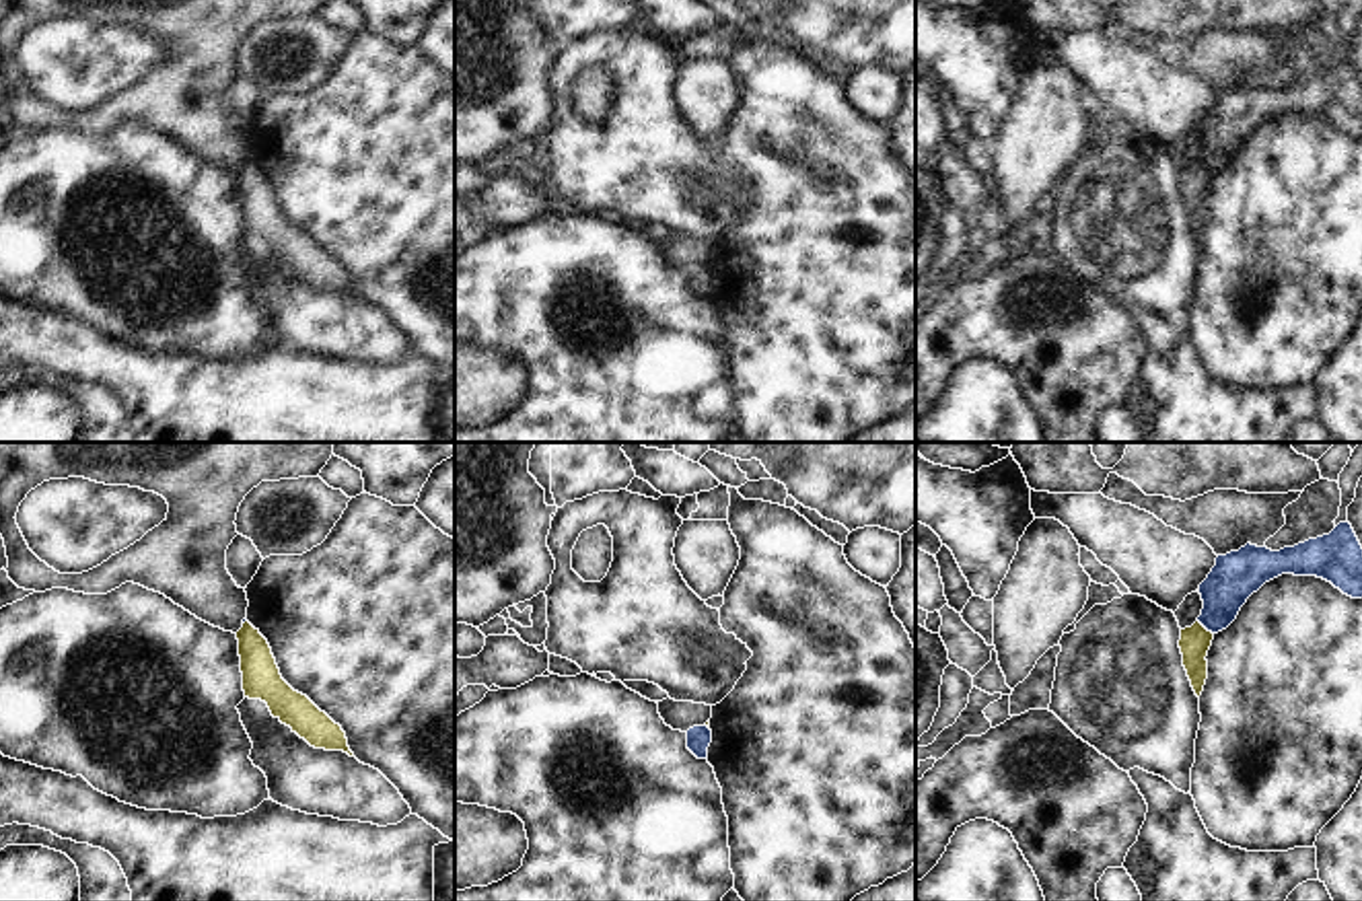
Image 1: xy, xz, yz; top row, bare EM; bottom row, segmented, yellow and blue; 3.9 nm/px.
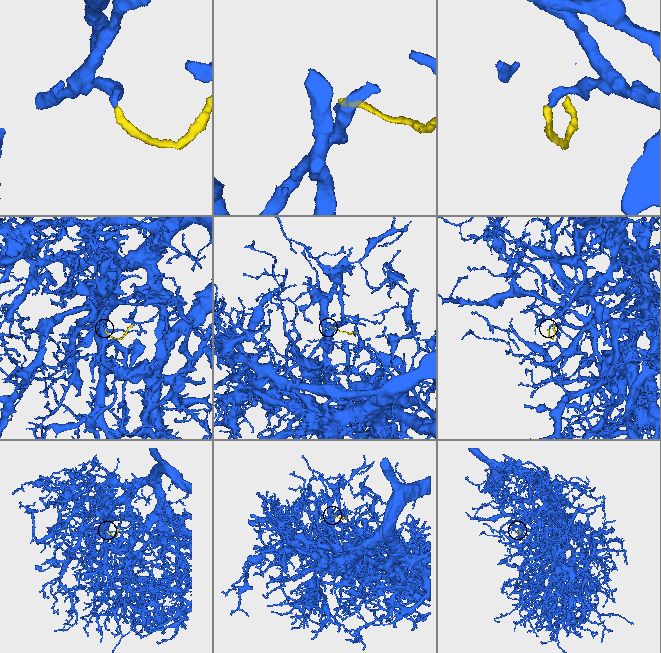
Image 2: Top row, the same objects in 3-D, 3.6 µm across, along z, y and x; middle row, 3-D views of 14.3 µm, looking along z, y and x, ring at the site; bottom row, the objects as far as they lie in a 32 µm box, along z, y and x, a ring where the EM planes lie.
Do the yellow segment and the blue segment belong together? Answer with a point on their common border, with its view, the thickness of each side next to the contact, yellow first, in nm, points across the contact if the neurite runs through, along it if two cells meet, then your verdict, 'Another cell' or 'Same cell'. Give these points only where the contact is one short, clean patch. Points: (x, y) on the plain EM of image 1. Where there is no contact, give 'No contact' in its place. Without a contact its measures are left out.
Touches yellow at yz (1204, 167). Thickness 120 nm (yellow) against 190 nm. Boundary: yz (1198, 159), (1212, 173). Another cell

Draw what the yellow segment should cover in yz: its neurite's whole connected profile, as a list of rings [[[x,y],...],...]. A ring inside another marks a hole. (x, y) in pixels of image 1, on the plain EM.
[[[1199,160],[1191,167],[1181,169],[1179,187],[1183,193],[1183,206],[1191,220],[1195,235],[1199,237],[1208,218],[1208,189],[1212,185],[1214,173],[1208,171]]]

